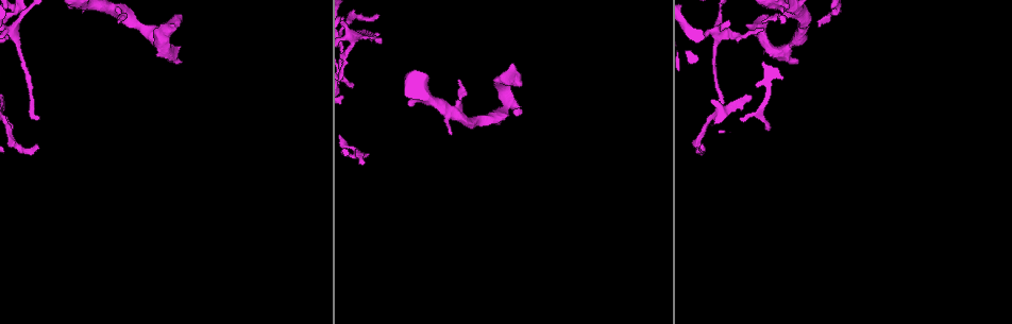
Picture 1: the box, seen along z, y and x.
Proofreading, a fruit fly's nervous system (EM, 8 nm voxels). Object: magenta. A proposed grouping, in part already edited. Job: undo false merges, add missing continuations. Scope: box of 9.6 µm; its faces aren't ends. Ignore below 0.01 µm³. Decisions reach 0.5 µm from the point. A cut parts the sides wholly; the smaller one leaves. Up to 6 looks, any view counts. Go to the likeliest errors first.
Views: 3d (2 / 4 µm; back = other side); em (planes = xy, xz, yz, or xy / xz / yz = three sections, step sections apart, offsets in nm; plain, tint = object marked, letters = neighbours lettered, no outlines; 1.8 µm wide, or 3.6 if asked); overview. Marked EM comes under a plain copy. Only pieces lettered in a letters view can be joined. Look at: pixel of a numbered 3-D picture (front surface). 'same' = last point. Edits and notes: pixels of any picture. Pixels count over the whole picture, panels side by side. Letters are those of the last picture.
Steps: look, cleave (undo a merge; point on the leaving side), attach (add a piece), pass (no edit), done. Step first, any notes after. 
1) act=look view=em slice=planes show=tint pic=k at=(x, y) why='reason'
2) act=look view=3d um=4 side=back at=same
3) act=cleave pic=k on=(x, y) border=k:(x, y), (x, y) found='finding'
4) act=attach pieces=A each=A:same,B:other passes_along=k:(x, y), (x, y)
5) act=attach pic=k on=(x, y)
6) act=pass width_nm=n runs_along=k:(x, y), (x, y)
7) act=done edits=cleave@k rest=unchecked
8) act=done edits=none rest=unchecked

act=look view=em slice=xz step=8 show=letters pic=1 at=(764, 17) why='branch stops here'

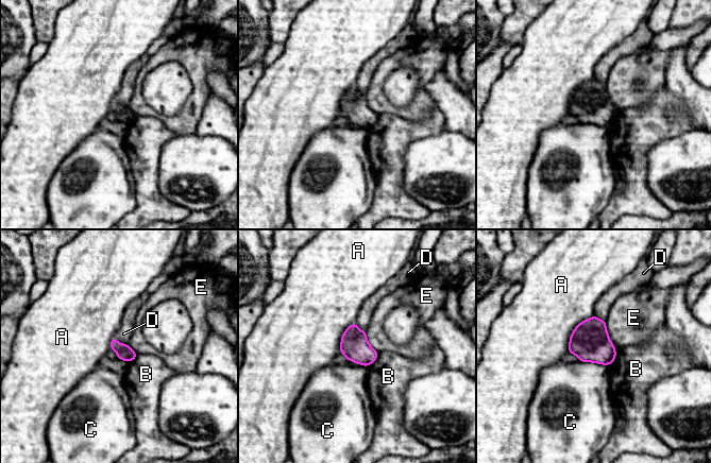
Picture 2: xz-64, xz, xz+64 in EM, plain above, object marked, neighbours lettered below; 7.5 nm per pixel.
act=pass each=A:other,B:other,C:other,D:other,E:other found='none of them fits'

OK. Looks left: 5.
act=look view=em slice=planes show=letters pic=1 at=(377, 32) why='tapers out'

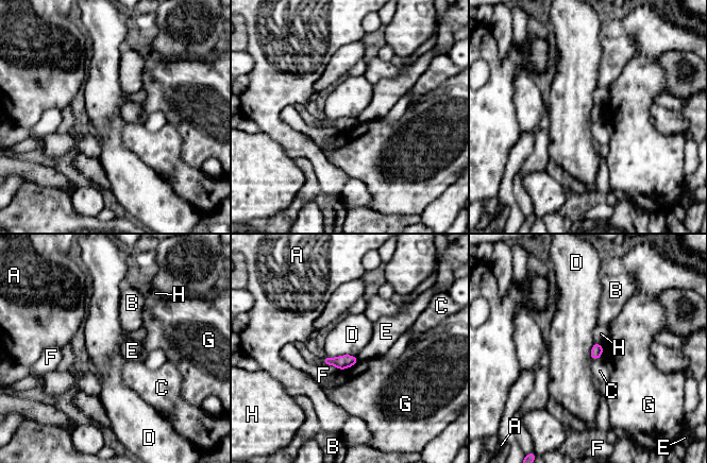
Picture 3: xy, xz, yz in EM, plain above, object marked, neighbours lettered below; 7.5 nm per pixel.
act=pass each=A:other,B:other,C:other,D:other,E:other,F:other,G:other,H:other border=3:(356, 356), (340, 355), (326, 357) found='no lettered piece goes on from it'

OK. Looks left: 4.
act=done edits=none rest=unchecked

